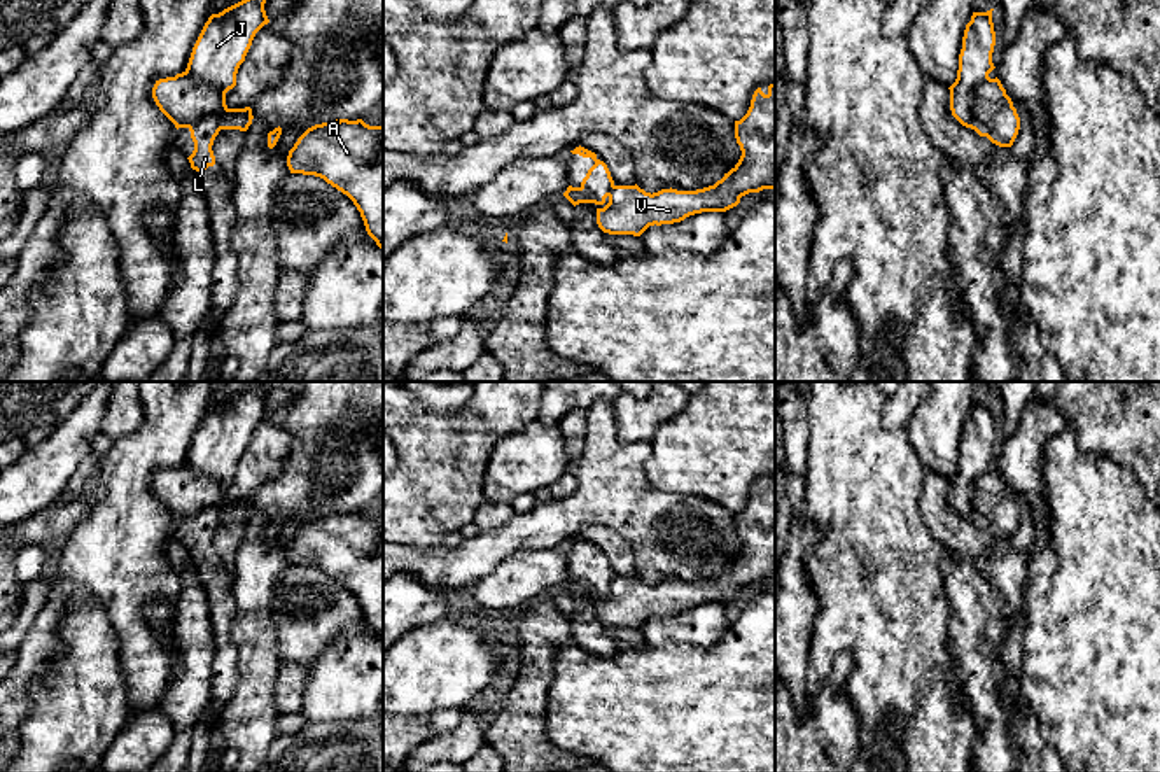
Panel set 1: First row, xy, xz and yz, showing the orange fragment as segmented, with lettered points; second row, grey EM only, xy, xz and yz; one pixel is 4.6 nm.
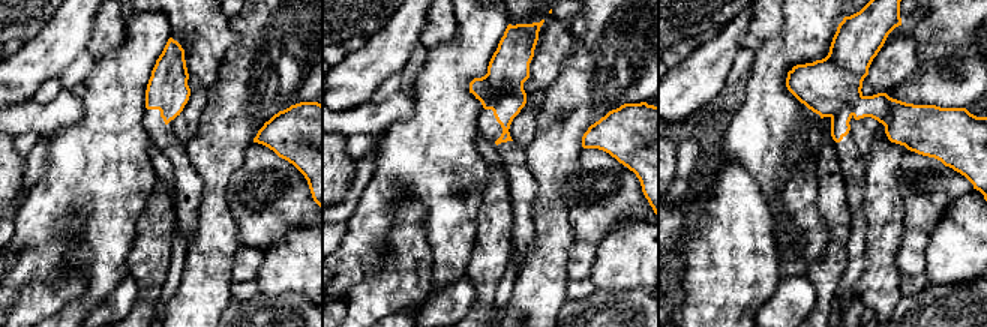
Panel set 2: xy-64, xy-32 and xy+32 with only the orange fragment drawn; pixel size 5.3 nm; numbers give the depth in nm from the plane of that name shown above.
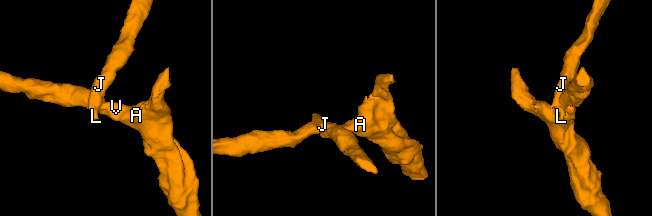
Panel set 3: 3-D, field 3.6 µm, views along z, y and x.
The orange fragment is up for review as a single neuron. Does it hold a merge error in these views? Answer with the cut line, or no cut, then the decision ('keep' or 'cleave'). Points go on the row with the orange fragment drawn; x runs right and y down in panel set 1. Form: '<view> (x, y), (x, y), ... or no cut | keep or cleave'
yz (987, 76), (970, 95), (971, 128) | cleave

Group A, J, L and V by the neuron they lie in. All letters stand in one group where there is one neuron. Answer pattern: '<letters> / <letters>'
A V / J L

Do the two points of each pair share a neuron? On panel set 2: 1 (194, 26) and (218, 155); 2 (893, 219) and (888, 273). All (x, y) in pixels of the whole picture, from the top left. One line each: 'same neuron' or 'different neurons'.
1: different neurons
2: same neuron

